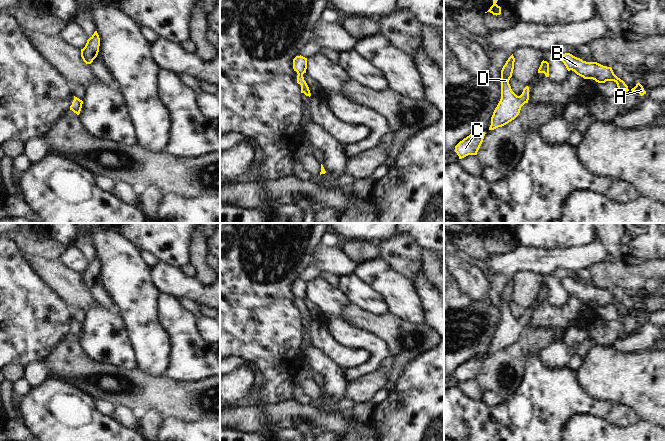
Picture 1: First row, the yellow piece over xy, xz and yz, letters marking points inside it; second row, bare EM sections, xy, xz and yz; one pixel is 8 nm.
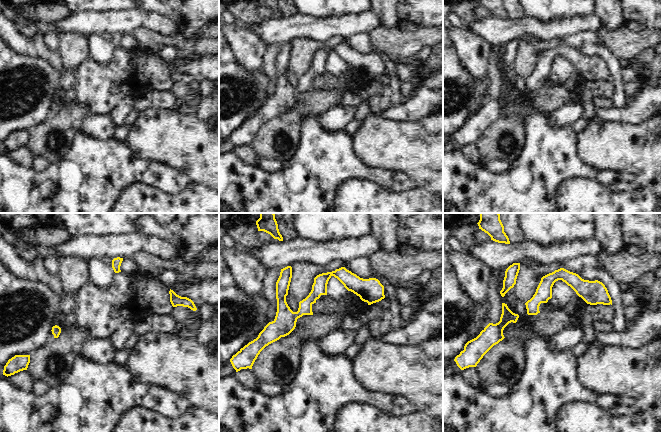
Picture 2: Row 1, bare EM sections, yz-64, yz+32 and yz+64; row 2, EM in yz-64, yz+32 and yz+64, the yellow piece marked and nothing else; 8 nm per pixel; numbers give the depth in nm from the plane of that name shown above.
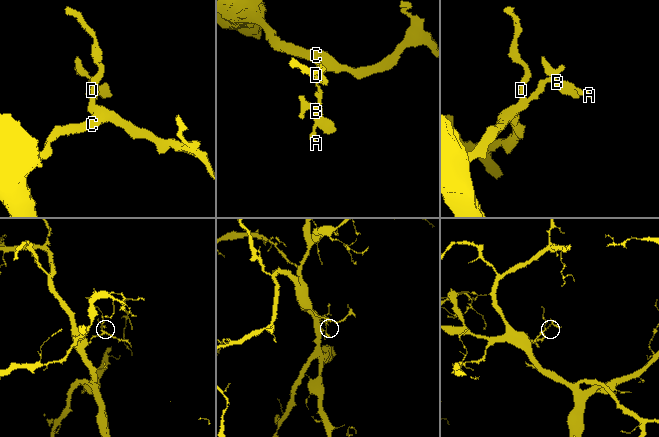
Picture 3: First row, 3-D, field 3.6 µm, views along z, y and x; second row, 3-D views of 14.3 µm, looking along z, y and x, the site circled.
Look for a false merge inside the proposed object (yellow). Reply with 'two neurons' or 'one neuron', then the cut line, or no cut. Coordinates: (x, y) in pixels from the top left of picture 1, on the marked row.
one neuron; cut none

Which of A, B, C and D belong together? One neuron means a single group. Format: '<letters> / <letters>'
A B C D

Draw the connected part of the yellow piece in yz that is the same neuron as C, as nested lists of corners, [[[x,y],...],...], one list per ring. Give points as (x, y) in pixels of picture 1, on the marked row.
[[[479,131],[472,133],[455,146],[455,152],[462,159],[468,155],[477,155],[477,152],[483,142],[485,132]]]

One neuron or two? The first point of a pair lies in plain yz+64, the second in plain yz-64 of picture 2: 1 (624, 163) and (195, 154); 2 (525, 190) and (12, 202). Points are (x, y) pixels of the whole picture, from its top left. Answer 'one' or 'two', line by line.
1: one
2: one

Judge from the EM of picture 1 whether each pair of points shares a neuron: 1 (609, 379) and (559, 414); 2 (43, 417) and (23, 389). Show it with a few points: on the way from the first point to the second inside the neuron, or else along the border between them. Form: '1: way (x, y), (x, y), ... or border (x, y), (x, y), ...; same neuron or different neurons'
1: border (576, 374), (580, 386), (590, 396), (610, 402); different neurons
2: border (31, 389), (24, 396); different neurons

